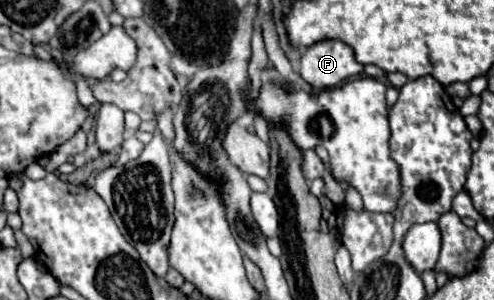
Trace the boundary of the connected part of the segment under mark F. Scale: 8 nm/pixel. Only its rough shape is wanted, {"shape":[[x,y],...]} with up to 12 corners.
{"shape":[[319,41],[301,57],[299,73],[329,89],[363,73],[349,45]]}

